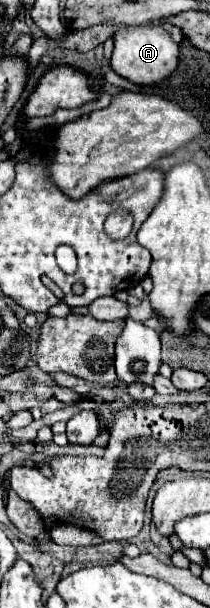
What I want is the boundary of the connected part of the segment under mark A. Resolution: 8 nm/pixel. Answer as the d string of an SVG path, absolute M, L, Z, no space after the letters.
M141 26L141 28L127 28L121 34L115 34L115 50L111 56L111 68L141 86L157 84L165 80L177 68L179 46L171 40L171 36L163 30L163 26Z

